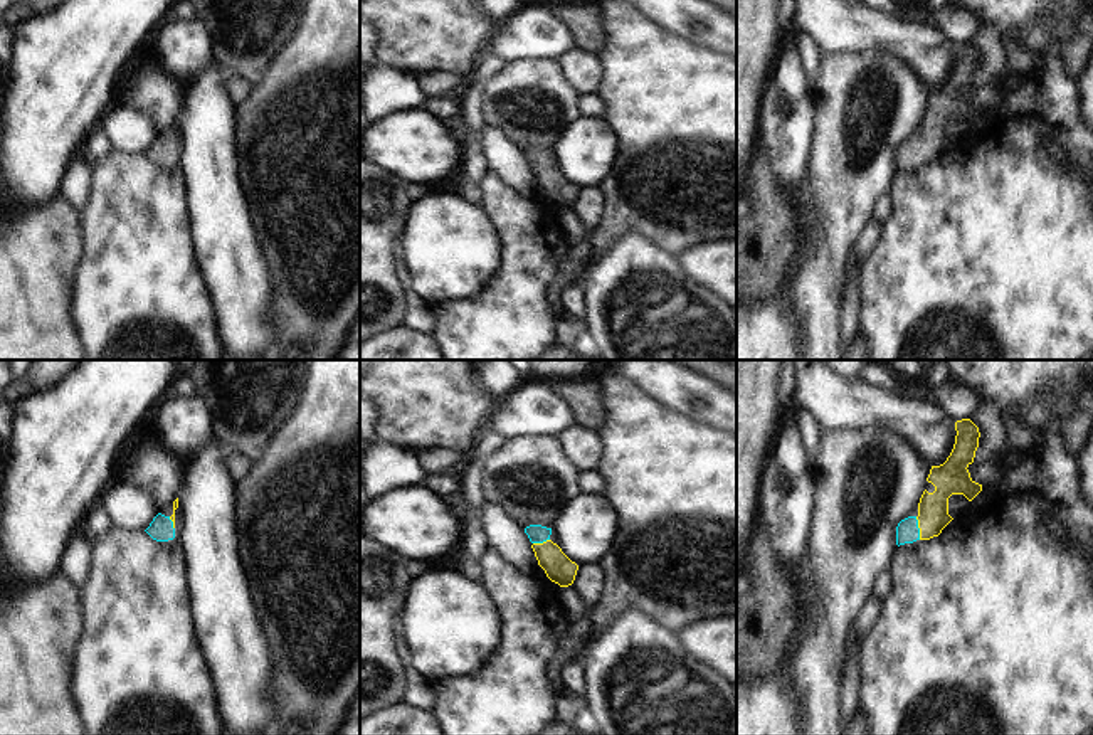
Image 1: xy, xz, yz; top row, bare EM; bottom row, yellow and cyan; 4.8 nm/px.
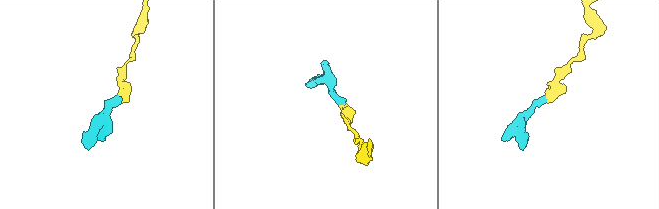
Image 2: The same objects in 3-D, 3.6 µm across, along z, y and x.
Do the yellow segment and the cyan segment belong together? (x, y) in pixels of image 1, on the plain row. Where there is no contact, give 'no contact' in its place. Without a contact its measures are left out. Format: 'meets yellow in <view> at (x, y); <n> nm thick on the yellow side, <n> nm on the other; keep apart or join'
meets yellow in yz at (918, 150); 150 nm thick on the yellow side, 110 nm on the other; join

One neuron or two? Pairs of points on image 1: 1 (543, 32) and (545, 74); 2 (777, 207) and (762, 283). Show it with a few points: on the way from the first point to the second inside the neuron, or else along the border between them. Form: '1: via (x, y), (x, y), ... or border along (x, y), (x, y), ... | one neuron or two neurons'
1: border along (554, 61), (513, 59), (506, 63) | two neurons
2: via (774, 226), (762, 248), (762, 264) | one neuron

